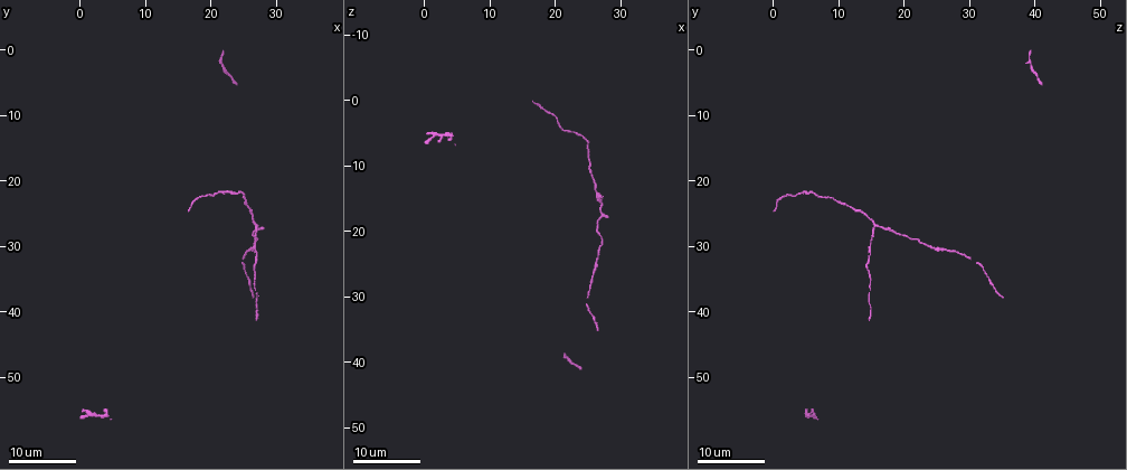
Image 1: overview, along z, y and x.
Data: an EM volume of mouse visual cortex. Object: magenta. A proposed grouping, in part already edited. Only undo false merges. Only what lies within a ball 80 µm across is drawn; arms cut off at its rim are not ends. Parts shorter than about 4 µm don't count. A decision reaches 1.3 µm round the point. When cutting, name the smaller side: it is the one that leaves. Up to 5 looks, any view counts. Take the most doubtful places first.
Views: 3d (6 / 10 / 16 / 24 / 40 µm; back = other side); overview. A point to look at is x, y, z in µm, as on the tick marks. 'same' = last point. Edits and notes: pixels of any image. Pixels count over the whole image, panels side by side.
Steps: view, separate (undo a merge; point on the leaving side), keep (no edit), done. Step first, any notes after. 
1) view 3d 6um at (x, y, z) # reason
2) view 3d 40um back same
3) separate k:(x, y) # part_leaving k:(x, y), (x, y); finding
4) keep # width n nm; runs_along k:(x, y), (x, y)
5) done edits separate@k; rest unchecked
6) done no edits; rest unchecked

view 3d 16um at (25.5, 30.5, 26.5) # thick turns thin

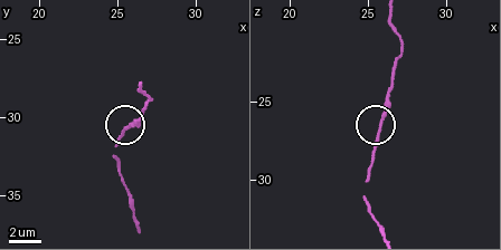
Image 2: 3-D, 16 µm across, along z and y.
view 3d 6um at (26.0, 30.6, 26.4) # closer look

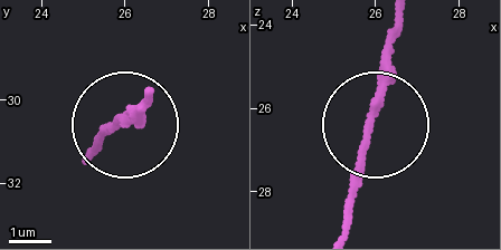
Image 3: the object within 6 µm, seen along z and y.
keep # runs_along 3:(152, 90), (95, 141); one neuron here

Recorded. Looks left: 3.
view 3d 24um at (26.0, 24.5, 12.0) # calibre changes

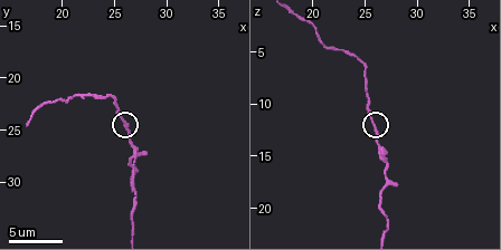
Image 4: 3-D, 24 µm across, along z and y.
view 3d 10um at (25.8, 24.4, 12.2) # zoom in

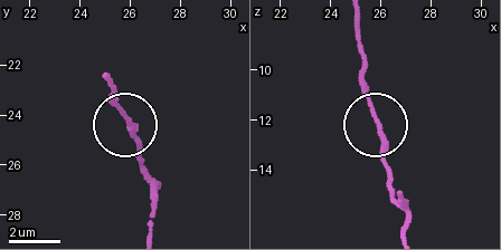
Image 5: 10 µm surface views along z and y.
keep # runs_along 5:(406, 226), (360, 75); continuous, no second neuron

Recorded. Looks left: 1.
done no edits; rest unchecked

